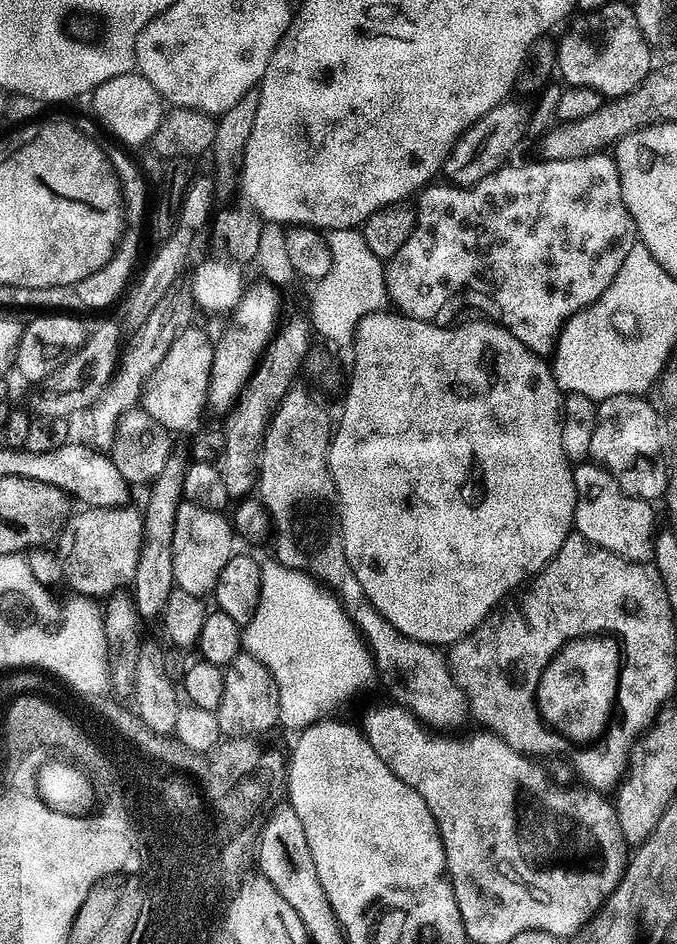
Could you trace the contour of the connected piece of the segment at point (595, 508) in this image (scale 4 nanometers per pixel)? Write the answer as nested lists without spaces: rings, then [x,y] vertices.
[[[580,462],[572,469],[576,491],[576,519],[574,528],[590,543],[602,546],[627,560],[652,560],[652,546],[656,543],[658,525],[652,514],[653,505],[620,491],[618,482],[599,464]]]

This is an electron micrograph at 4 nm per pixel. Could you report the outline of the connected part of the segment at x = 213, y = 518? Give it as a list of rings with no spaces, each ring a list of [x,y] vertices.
[[[181,502],[174,518],[172,542],[172,578],[175,587],[186,590],[186,594],[207,597],[207,592],[209,595],[215,589],[222,574],[222,566],[226,566],[234,554],[232,536],[234,537],[234,528],[224,512]]]

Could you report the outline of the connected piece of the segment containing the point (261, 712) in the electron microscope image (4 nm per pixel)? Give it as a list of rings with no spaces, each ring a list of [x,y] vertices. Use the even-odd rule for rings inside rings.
[[[242,650],[223,669],[223,673],[224,693],[218,709],[221,729],[236,738],[256,738],[259,732],[268,732],[272,727],[277,727],[280,703],[276,683],[268,667]]]

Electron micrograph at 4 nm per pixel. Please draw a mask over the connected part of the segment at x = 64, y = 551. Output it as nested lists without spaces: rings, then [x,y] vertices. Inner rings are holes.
[[[121,506],[119,508],[85,507],[71,517],[60,530],[58,545],[60,556],[64,559],[64,572],[70,583],[76,586],[75,591],[91,598],[107,598],[117,591],[116,582],[120,576],[131,581],[140,562],[140,549],[144,546],[144,514],[139,507]]]

